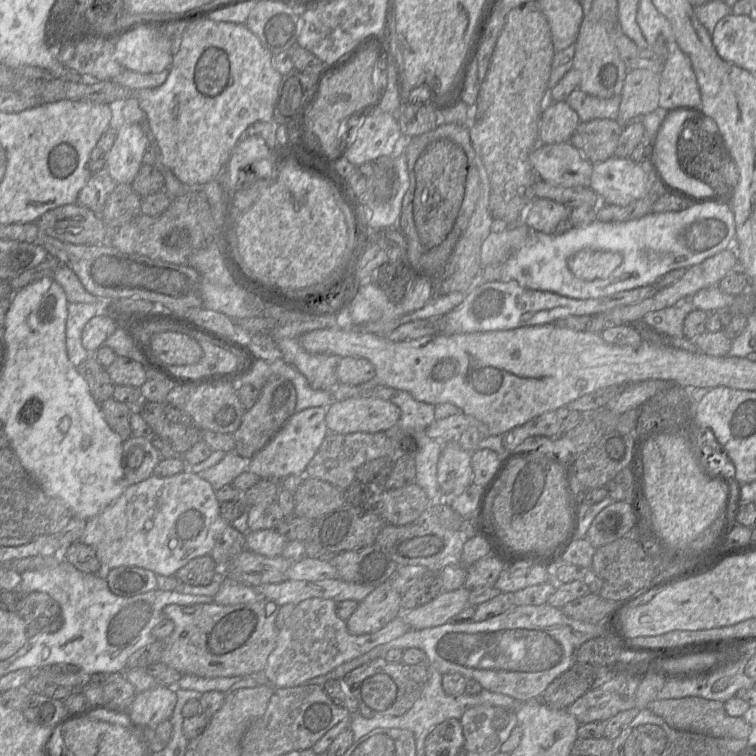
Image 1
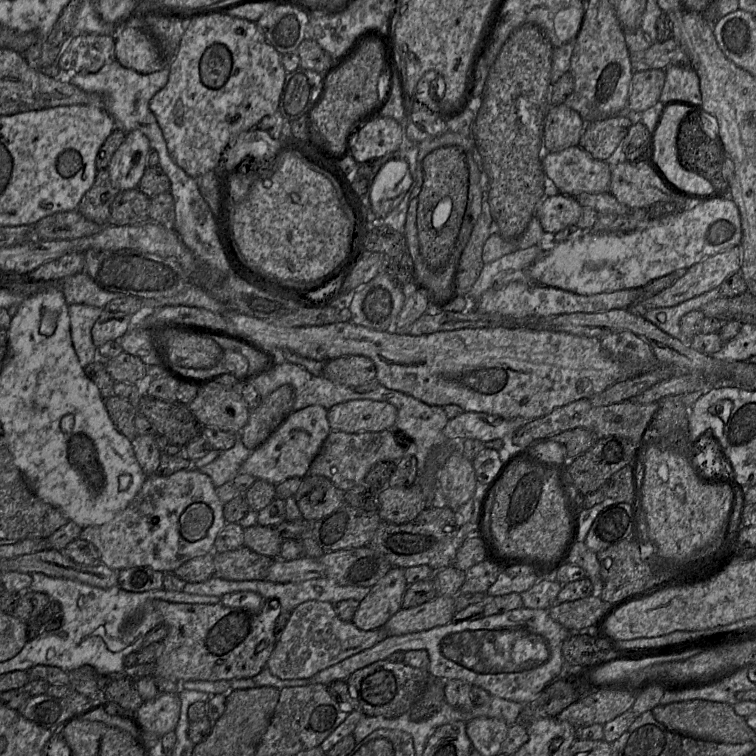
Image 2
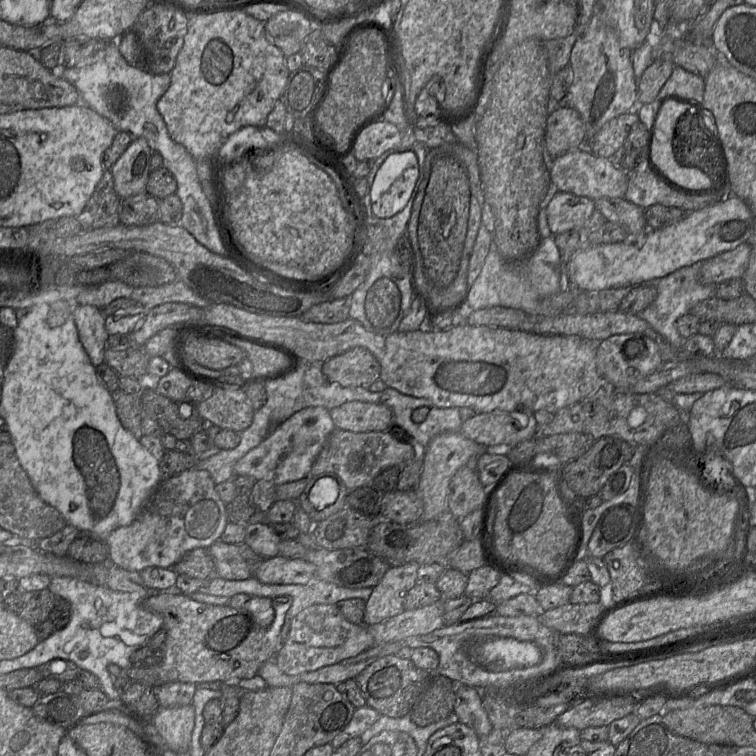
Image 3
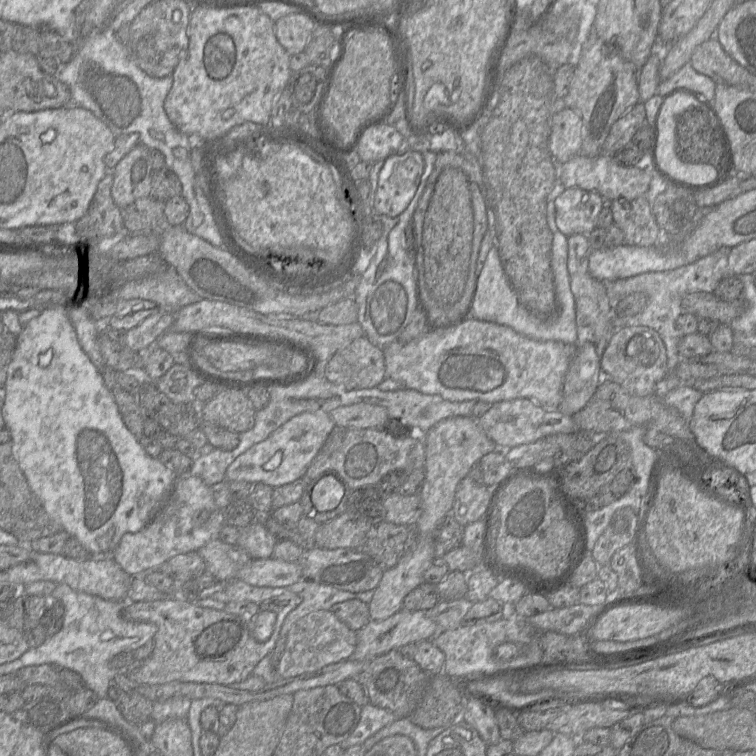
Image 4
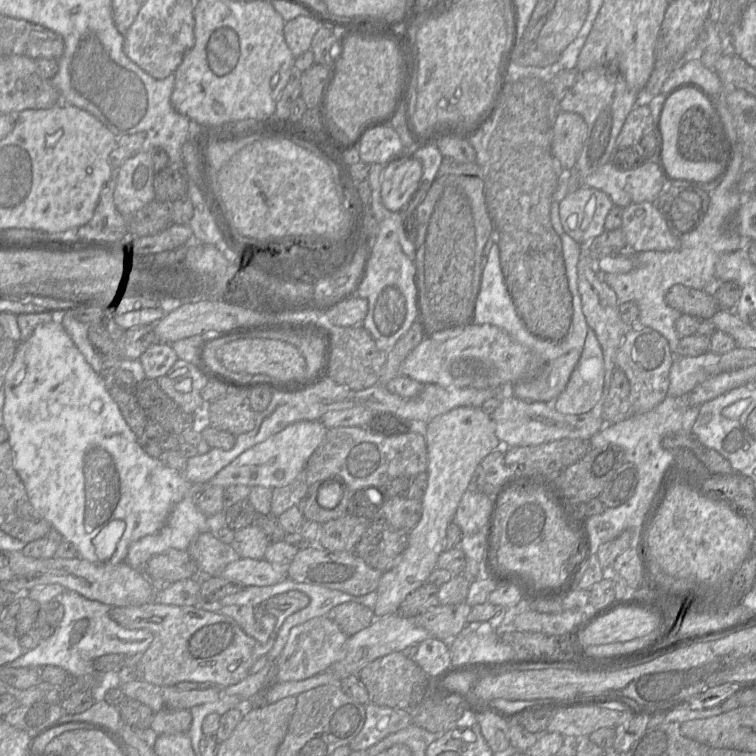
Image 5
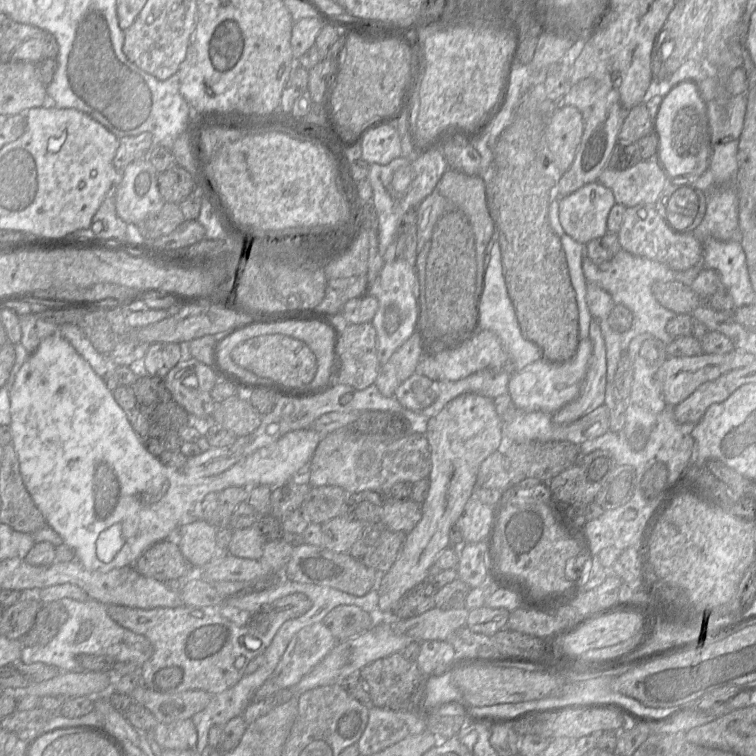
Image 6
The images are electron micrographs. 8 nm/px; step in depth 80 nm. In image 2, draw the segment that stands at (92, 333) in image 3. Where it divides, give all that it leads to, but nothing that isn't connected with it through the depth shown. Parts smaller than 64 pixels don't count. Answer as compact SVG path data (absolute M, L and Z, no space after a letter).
M68 305L71 340L83 368L98 358L98 350L93 343L91 330L102 311L103 308L95 306Z

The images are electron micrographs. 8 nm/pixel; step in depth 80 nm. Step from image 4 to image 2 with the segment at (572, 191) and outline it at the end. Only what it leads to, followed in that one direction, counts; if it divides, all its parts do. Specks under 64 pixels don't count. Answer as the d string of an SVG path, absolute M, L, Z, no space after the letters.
M560 192L546 196L536 208L539 219L547 236L552 236L570 225L577 225L583 207L573 196Z

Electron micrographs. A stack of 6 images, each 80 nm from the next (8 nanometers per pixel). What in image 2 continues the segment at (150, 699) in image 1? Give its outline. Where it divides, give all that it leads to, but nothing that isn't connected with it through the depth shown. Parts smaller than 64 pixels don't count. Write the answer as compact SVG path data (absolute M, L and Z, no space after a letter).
M177 693L162 694L144 701L135 714L143 731L161 737L176 729L180 717L180 698Z

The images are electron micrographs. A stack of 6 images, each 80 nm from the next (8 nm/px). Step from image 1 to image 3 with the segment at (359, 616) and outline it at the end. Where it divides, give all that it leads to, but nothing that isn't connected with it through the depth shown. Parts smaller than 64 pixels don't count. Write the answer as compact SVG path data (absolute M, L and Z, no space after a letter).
M408 563L388 568L365 602L362 625L381 623L404 610L405 597L417 583L419 567L416 563Z

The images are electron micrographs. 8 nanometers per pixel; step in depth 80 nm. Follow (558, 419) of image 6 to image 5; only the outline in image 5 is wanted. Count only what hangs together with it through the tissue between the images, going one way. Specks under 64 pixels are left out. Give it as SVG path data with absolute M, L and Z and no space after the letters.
M589 328L583 352L565 390L554 400L553 408L562 414L579 415L596 407L603 394L605 362L601 345Z

